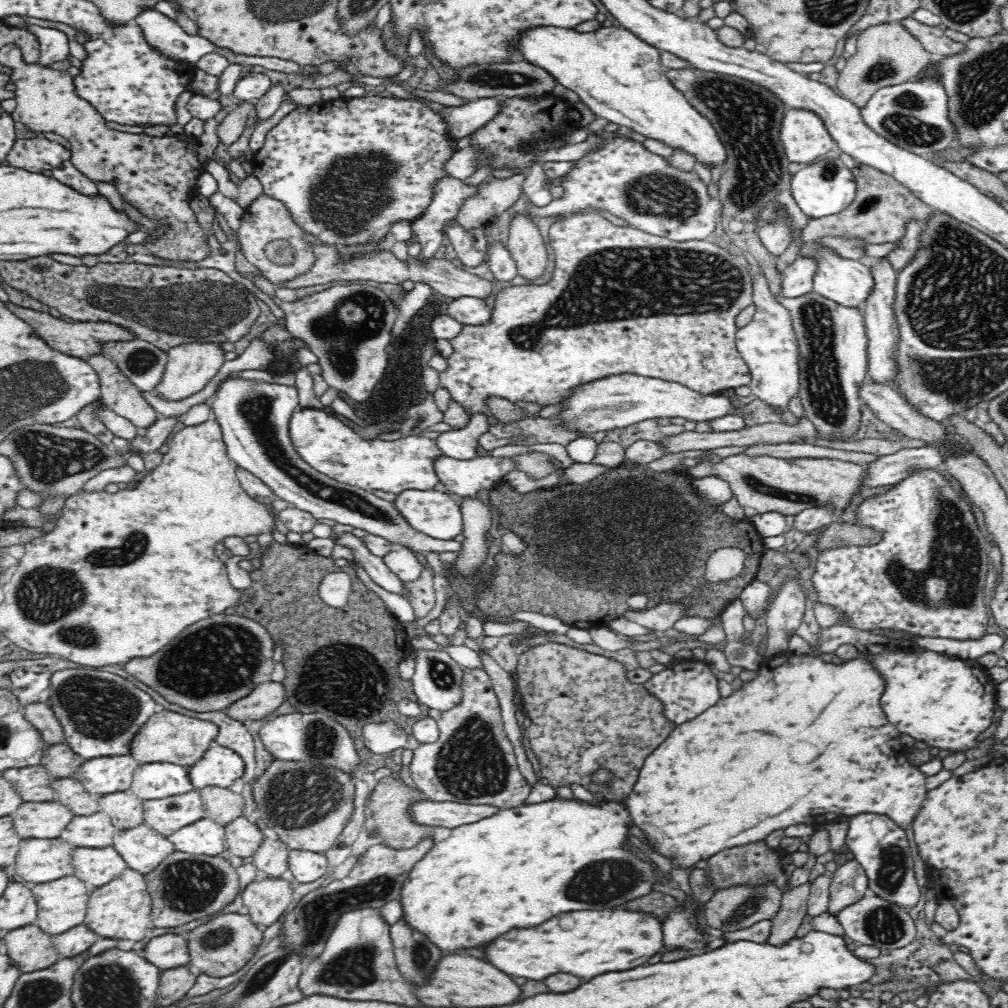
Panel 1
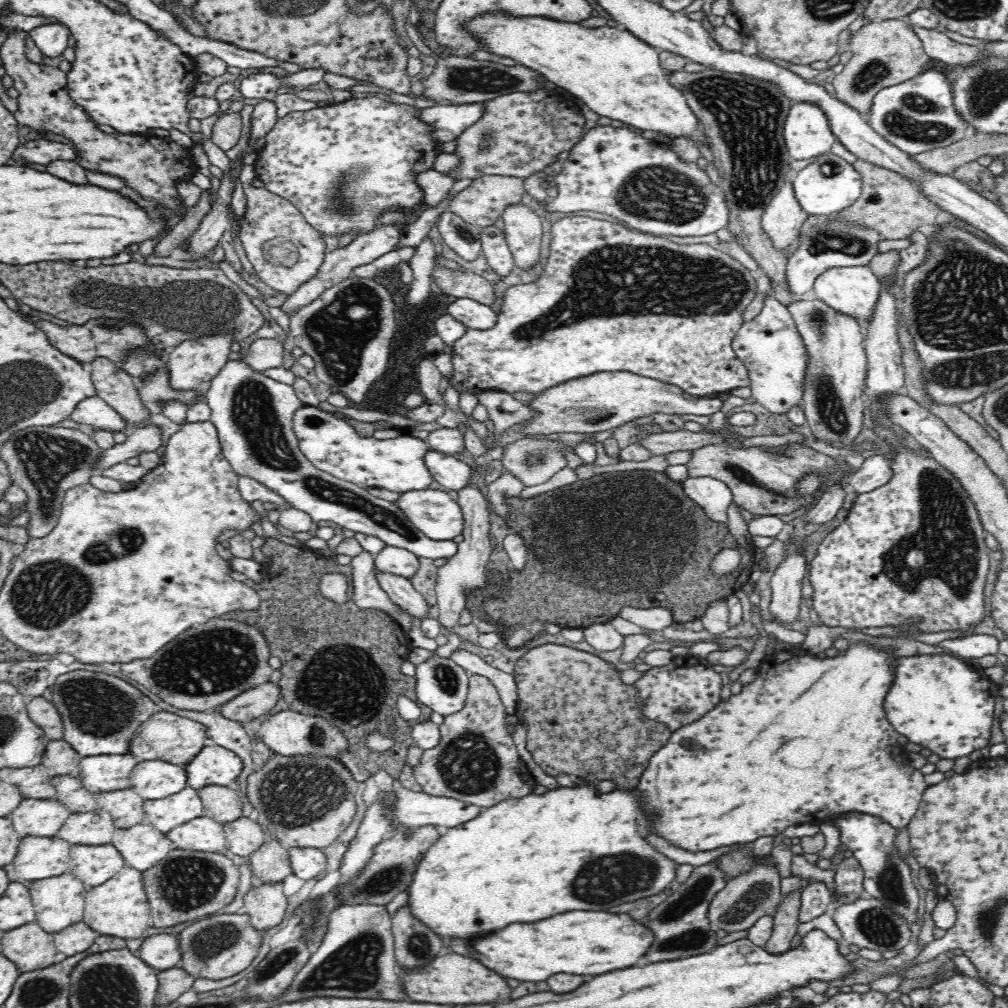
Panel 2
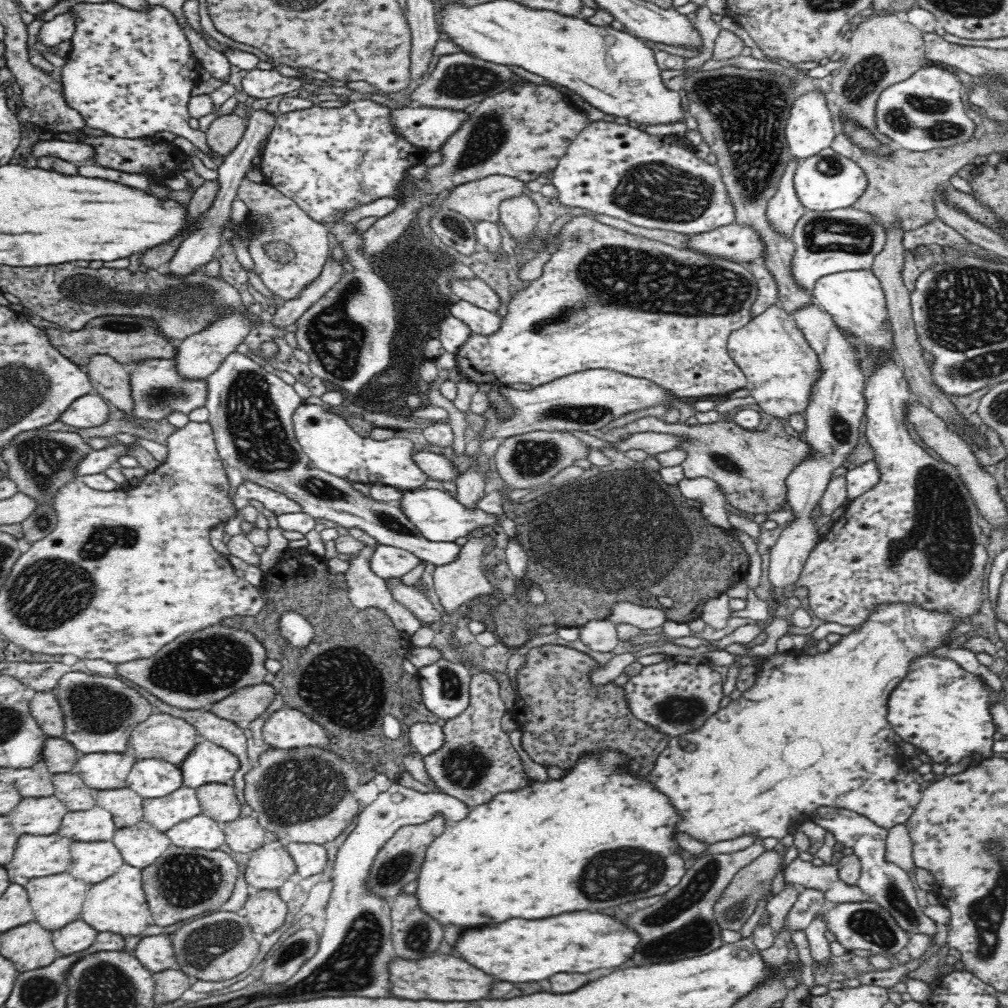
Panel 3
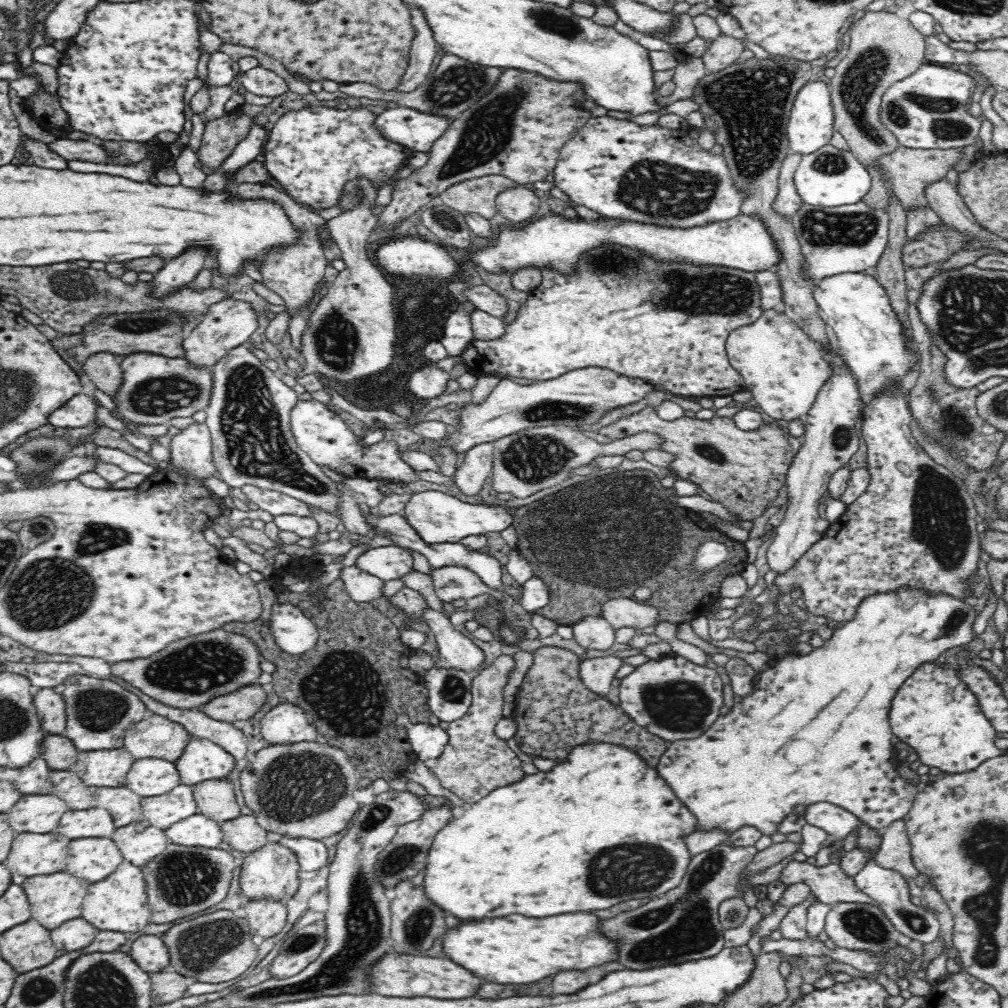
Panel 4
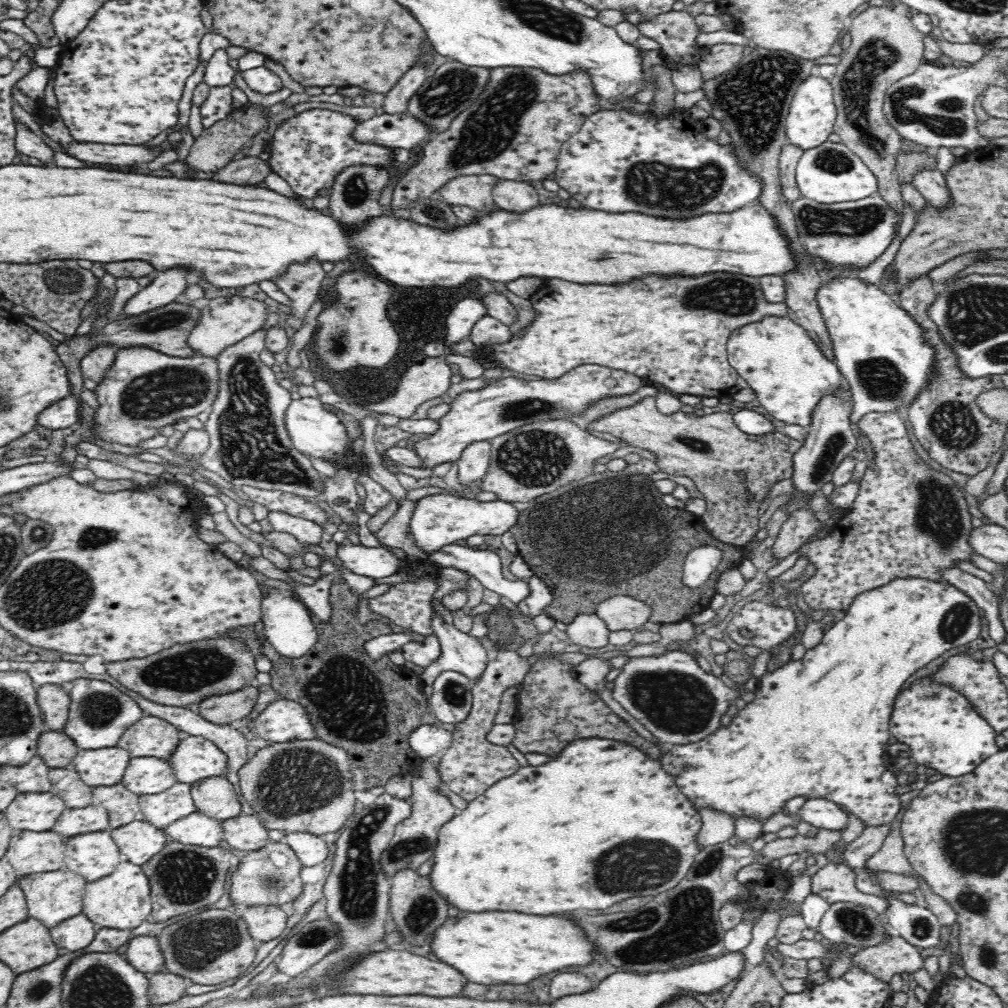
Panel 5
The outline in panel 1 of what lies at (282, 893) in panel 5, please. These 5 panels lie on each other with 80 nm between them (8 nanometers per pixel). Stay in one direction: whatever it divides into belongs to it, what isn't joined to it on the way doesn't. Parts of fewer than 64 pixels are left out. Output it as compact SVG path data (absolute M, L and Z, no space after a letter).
M264 838L260 848L249 859L260 876L278 878L289 874L289 846L280 839Z

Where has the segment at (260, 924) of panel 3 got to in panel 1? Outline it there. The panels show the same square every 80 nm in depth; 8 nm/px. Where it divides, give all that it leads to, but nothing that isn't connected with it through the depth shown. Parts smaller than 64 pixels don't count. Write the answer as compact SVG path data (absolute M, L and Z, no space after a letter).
M259 876L240 893L252 923L268 927L280 920L292 902L289 882L290 876Z

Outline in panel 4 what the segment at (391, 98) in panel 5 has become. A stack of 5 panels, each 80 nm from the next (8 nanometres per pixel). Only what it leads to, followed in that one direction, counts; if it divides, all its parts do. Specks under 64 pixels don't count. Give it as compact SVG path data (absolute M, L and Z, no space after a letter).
M414 5L409 6L409 9L417 33L412 40L410 62L406 73L402 76L400 84L394 88L394 91L400 91L400 93L412 92L428 78L438 49L434 35L432 35L432 29L428 27L428 22L424 19L422 9Z

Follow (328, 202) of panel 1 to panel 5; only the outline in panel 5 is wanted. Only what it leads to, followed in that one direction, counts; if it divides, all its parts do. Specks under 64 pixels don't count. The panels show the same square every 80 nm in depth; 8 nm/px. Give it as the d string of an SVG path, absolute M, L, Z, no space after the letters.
M312 109L295 115L282 123L274 132L272 148L266 156L269 165L282 176L295 194L302 198L315 198L318 190L330 188L340 170L352 164L371 164L390 168L392 149L374 143L359 143L352 139L352 130L358 124L348 114L326 109Z

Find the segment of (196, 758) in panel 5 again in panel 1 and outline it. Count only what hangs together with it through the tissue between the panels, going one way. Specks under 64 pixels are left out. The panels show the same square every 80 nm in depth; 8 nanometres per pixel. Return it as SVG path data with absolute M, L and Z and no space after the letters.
M214 744L187 770L193 788L200 790L206 785L228 788L244 774L244 768L244 761L235 750Z

